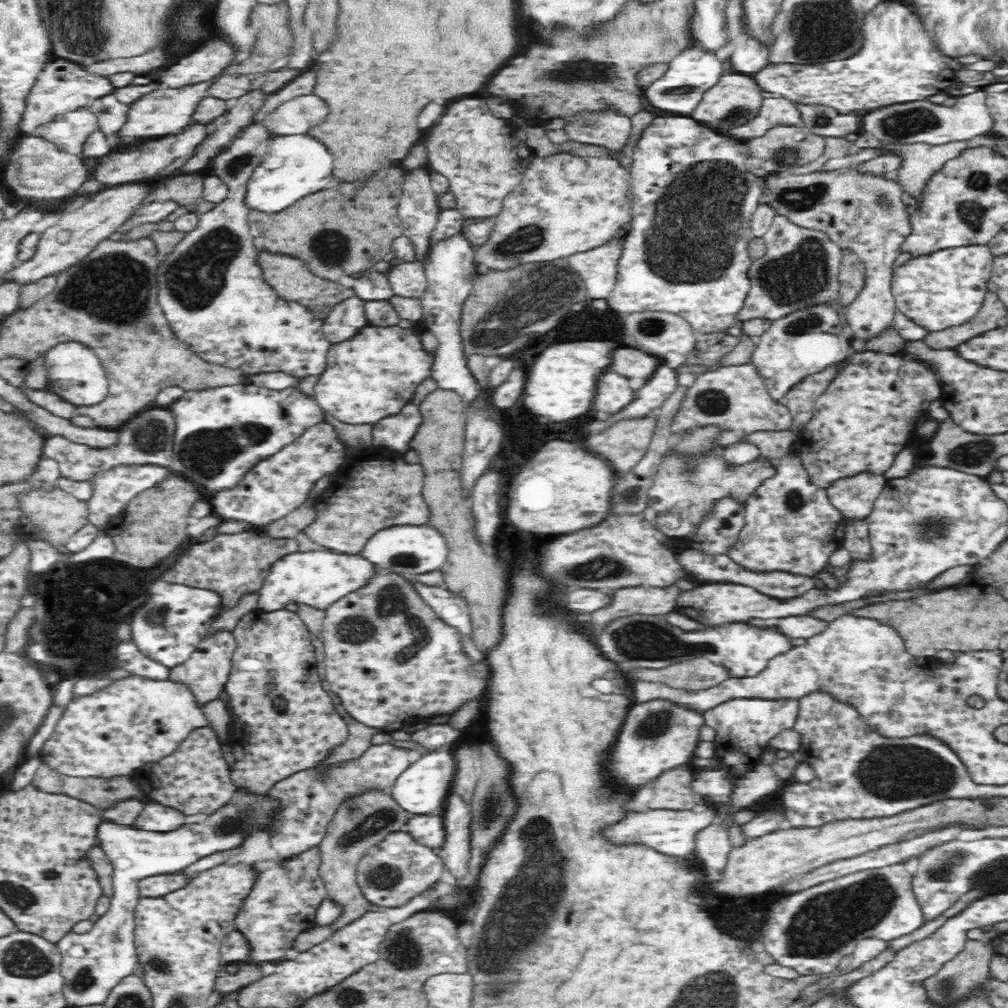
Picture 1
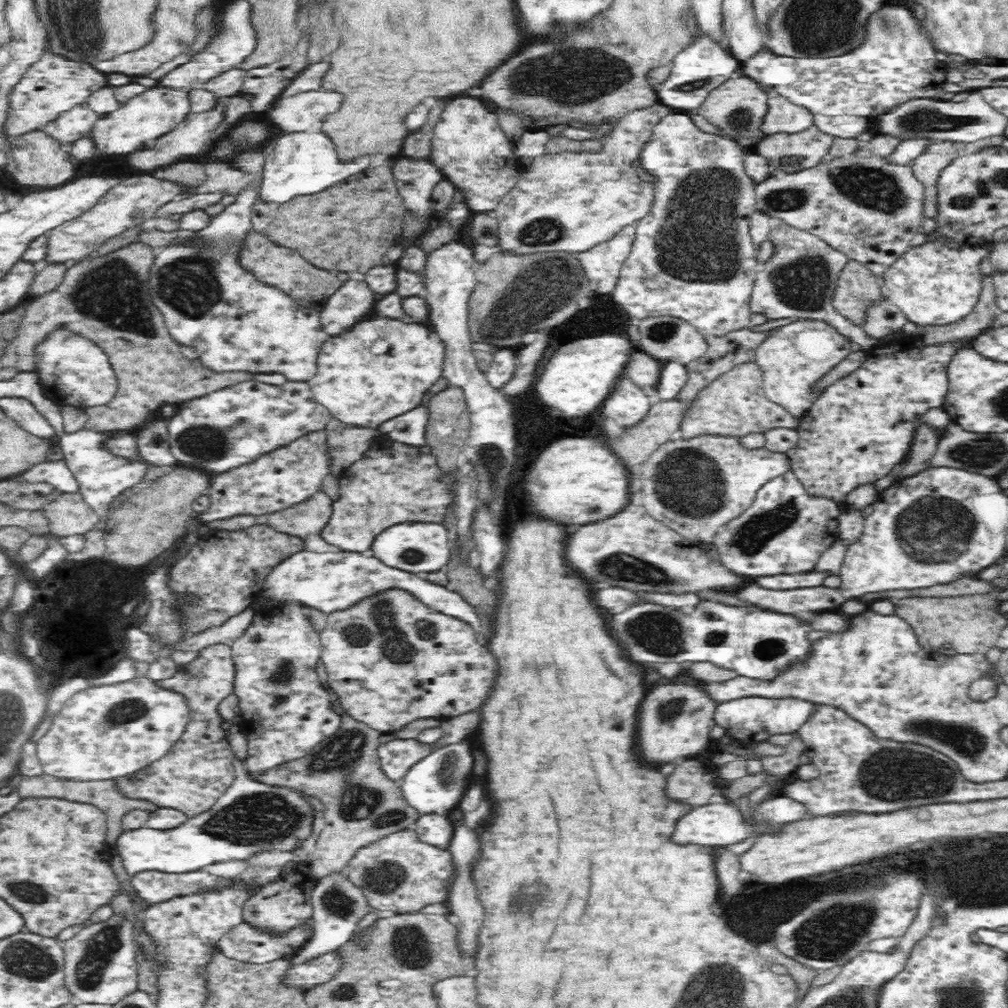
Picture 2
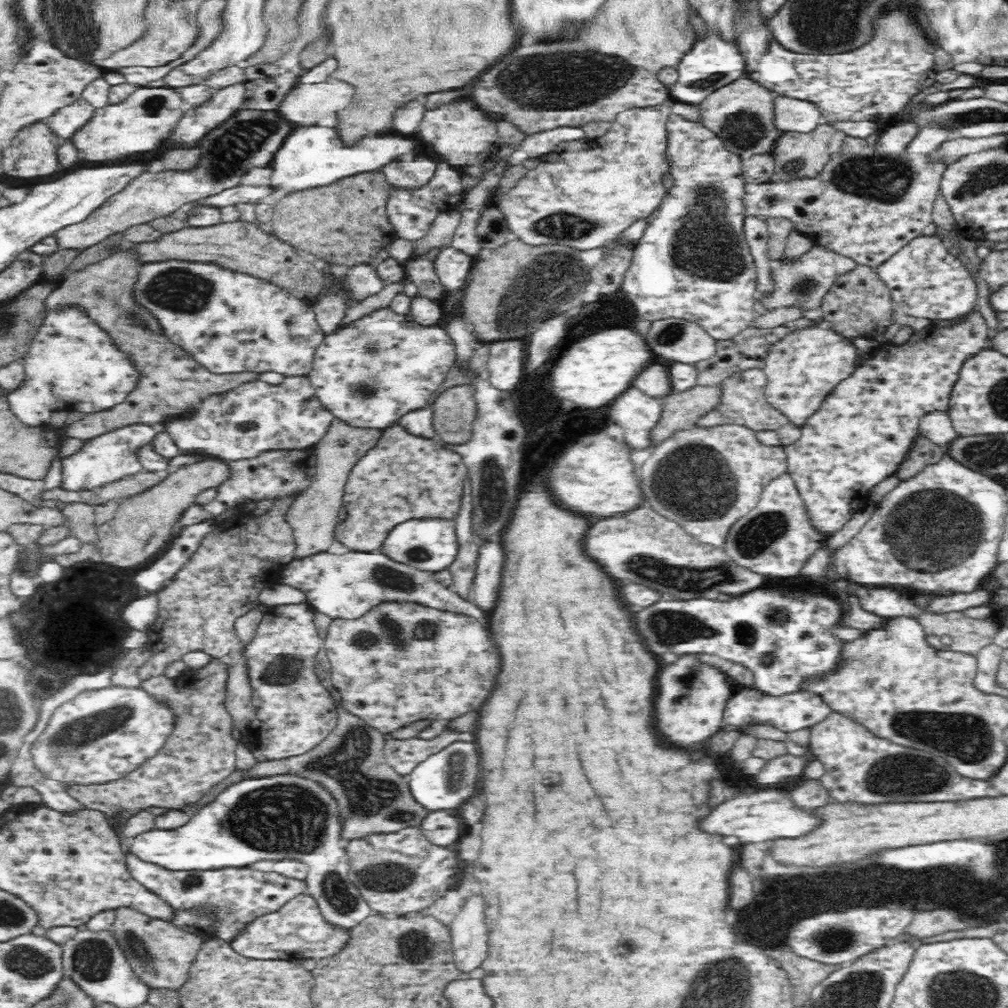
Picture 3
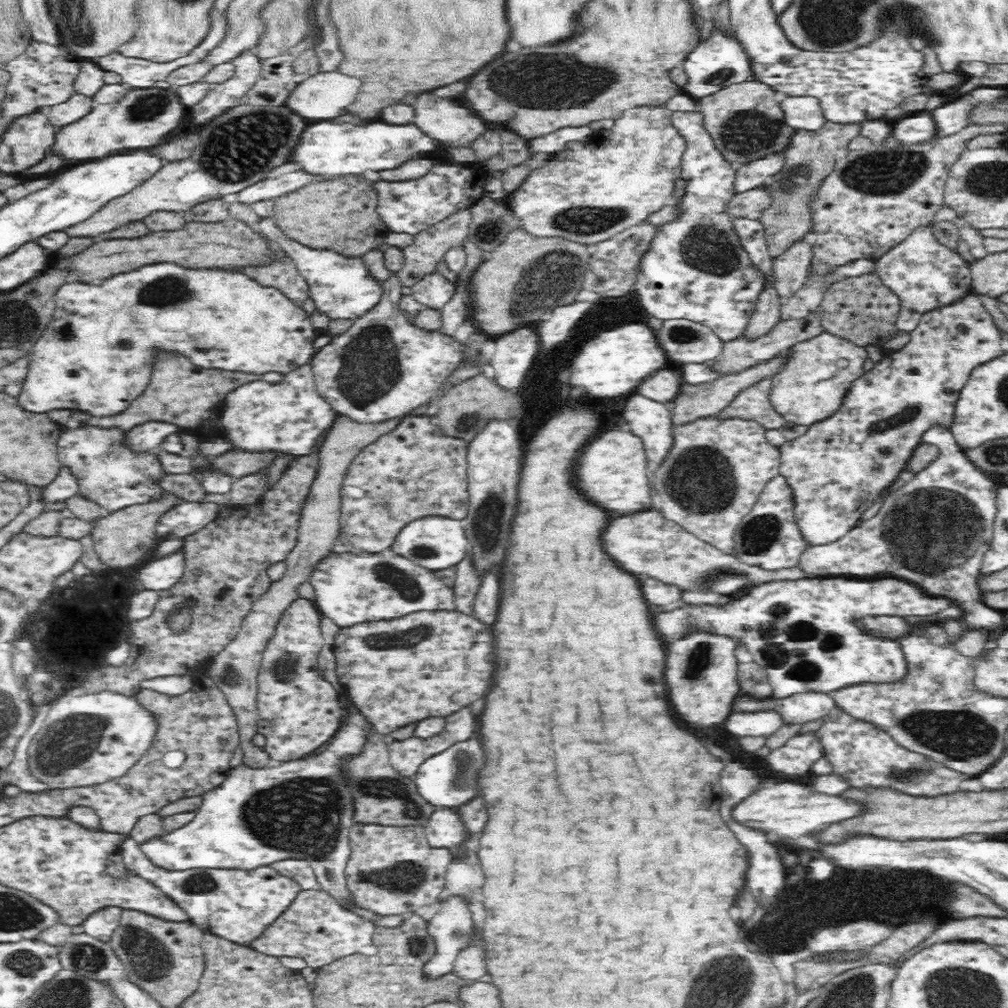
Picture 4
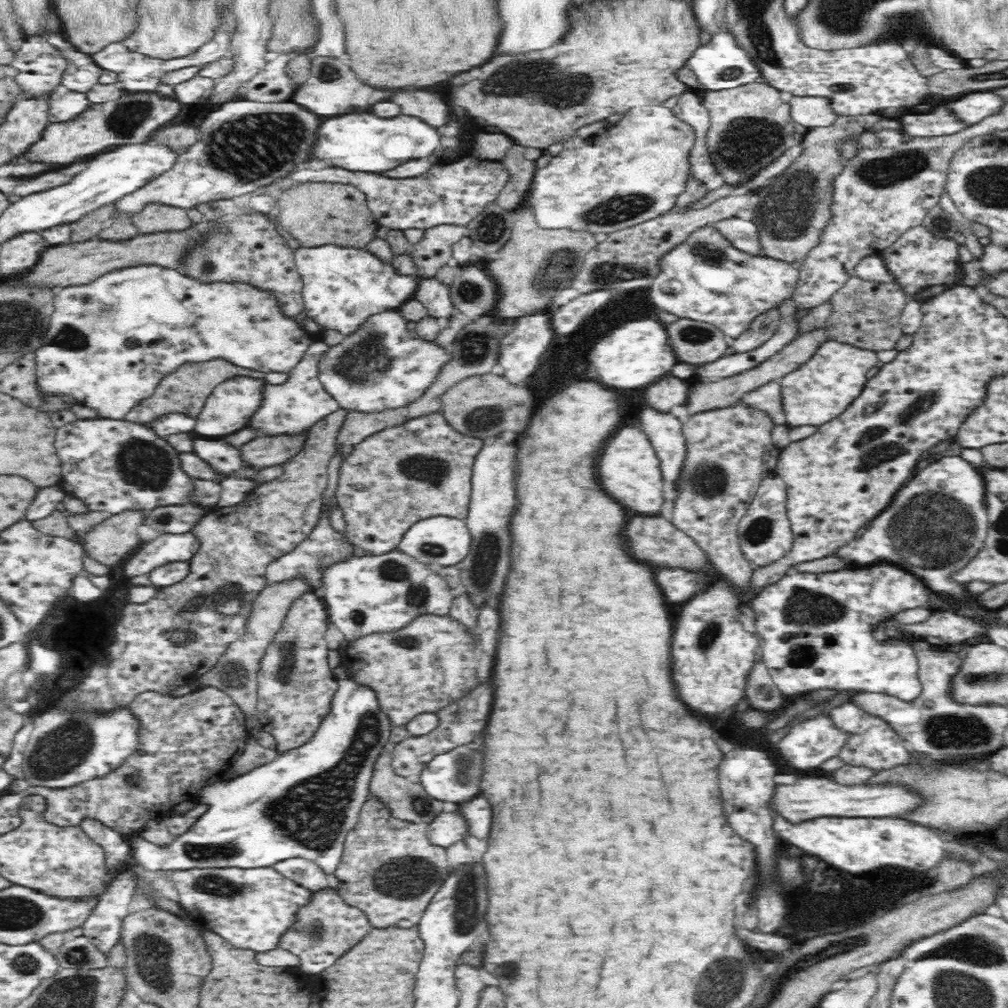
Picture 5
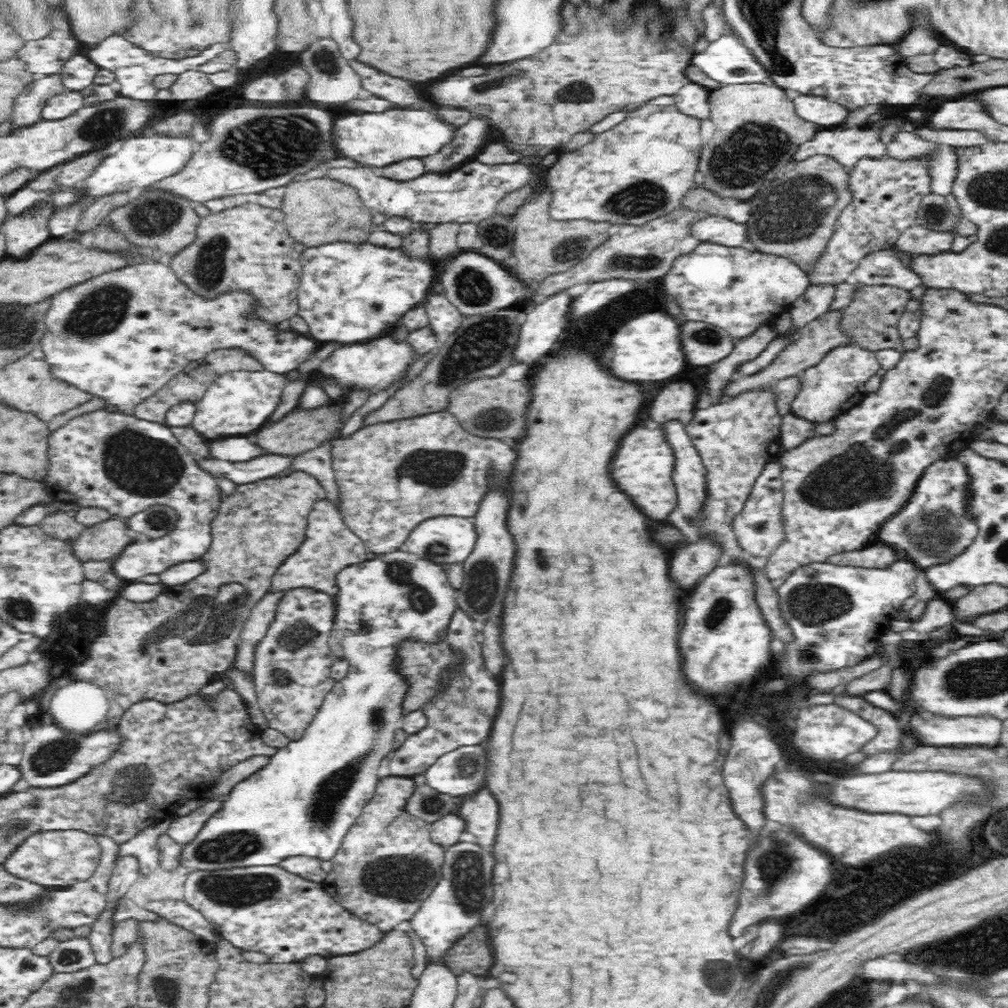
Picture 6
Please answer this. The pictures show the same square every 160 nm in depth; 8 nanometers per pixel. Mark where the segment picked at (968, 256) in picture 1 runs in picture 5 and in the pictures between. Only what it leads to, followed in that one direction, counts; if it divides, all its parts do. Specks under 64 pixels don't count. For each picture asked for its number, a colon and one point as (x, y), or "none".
2: (932, 284)
3: (925, 280)
4: (927, 276)
5: (923, 266)

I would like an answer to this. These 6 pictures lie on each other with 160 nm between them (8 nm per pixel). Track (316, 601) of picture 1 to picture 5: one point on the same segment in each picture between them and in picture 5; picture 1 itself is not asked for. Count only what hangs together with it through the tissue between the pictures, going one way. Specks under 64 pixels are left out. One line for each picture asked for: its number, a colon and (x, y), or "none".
2: (328, 581)
3: (347, 585)
4: (349, 589)
5: (362, 594)

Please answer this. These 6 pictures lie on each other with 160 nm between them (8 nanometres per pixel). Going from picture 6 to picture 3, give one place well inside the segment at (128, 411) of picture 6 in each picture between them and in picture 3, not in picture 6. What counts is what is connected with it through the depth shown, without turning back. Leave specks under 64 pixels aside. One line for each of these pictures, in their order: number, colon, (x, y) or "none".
3: (229, 321)
4: (95, 355)
5: (109, 342)

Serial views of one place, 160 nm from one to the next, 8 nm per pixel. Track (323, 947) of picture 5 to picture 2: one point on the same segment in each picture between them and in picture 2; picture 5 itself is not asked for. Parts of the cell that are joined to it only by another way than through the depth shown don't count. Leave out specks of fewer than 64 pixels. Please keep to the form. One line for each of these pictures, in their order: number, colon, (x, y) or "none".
2: (242, 943)
3: (295, 931)
4: (314, 927)

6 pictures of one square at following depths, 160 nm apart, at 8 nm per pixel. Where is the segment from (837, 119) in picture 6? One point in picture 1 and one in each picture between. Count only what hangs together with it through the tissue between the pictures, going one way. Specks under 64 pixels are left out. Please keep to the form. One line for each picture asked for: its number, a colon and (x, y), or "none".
1: (781, 111)
2: (781, 116)
3: (789, 115)
4: (800, 112)
5: (809, 111)

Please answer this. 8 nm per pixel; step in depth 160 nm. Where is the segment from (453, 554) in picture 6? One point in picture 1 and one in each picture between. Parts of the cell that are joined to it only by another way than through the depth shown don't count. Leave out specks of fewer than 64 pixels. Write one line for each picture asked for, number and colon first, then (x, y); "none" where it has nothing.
1: (405, 549)
2: (407, 547)
3: (431, 545)
4: (435, 542)
5: (438, 541)

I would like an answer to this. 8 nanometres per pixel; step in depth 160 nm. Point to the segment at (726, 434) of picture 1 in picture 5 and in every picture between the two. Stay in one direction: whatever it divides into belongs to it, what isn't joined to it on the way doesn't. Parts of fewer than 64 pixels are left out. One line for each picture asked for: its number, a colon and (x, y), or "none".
2: (733, 404)
3: (741, 402)
4: (752, 403)
5: (767, 399)

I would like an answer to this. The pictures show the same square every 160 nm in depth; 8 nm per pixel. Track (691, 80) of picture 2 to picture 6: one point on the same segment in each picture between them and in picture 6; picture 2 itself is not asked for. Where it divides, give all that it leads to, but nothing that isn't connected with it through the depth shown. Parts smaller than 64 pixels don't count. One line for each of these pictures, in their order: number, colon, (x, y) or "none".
3: (713, 59)
4: (718, 62)
5: (708, 62)
6: (727, 60)

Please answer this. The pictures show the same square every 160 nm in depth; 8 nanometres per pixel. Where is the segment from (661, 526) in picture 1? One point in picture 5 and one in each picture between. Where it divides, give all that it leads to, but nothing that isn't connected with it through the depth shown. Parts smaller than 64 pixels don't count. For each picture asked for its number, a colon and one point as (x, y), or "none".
2: (694, 487)
3: (704, 479)
4: (708, 481)
5: (729, 451)

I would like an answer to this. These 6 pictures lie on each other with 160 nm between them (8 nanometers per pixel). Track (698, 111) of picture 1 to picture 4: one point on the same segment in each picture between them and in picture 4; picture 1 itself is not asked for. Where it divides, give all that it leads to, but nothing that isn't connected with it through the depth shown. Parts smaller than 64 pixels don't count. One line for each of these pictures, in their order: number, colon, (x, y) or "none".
2: (739, 106)
3: (741, 114)
4: (744, 119)

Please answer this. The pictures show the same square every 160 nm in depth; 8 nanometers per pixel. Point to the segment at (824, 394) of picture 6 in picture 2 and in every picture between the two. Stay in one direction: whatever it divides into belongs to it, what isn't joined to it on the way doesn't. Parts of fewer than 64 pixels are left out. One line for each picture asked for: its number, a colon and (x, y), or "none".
2: (792, 357)
3: (802, 367)
4: (816, 373)
5: (821, 389)

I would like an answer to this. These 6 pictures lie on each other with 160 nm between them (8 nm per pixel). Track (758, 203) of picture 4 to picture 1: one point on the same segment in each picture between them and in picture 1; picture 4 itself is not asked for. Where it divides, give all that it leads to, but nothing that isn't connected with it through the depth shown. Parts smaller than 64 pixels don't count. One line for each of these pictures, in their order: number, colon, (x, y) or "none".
1: (866, 214)
2: (867, 208)
3: (867, 209)

